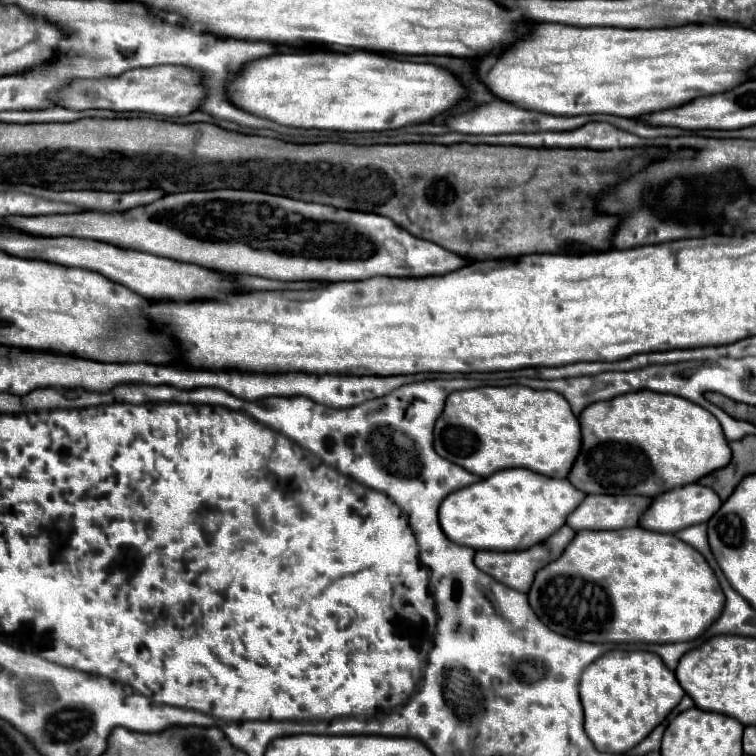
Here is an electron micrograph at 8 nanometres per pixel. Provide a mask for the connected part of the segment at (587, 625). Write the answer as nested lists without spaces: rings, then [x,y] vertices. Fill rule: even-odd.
[[[629,527],[629,529],[619,529],[619,531],[579,531],[573,537],[573,541],[567,545],[567,549],[563,551],[563,555],[559,559],[551,561],[549,565],[545,565],[543,569],[537,571],[535,581],[529,589],[529,605],[535,611],[535,615],[551,631],[555,631],[559,635],[565,635],[565,637],[579,639],[579,641],[589,641],[589,643],[635,643],[635,641],[675,643],[675,641],[691,641],[691,639],[705,633],[705,629],[723,611],[723,591],[719,589],[719,581],[717,581],[713,569],[707,565],[703,555],[699,555],[695,549],[691,549],[691,545],[679,541],[671,533],[655,533],[655,531],[647,531],[647,529],[641,529],[641,527]]]

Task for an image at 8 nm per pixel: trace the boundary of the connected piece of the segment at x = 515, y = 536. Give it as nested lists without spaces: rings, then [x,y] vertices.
[[[523,467],[505,469],[449,493],[439,507],[439,525],[449,541],[471,549],[527,549],[559,529],[583,497],[567,479],[549,479]]]

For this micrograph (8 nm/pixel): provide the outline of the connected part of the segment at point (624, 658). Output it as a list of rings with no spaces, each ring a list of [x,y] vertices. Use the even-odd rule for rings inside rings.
[[[609,651],[595,659],[579,685],[585,709],[585,733],[599,751],[625,753],[641,743],[685,695],[675,673],[651,651]]]

